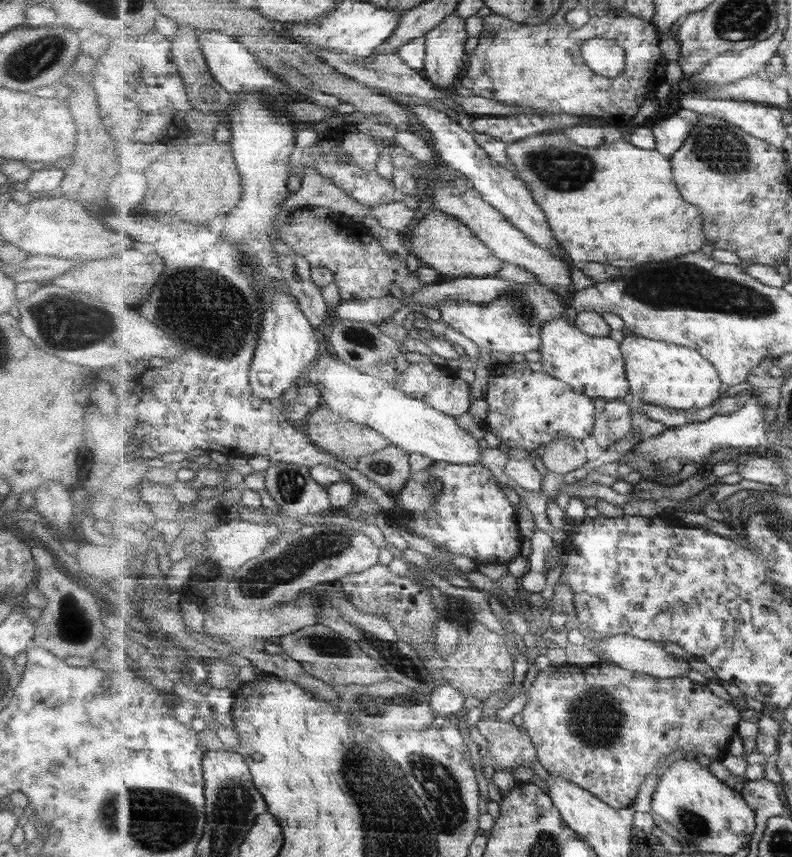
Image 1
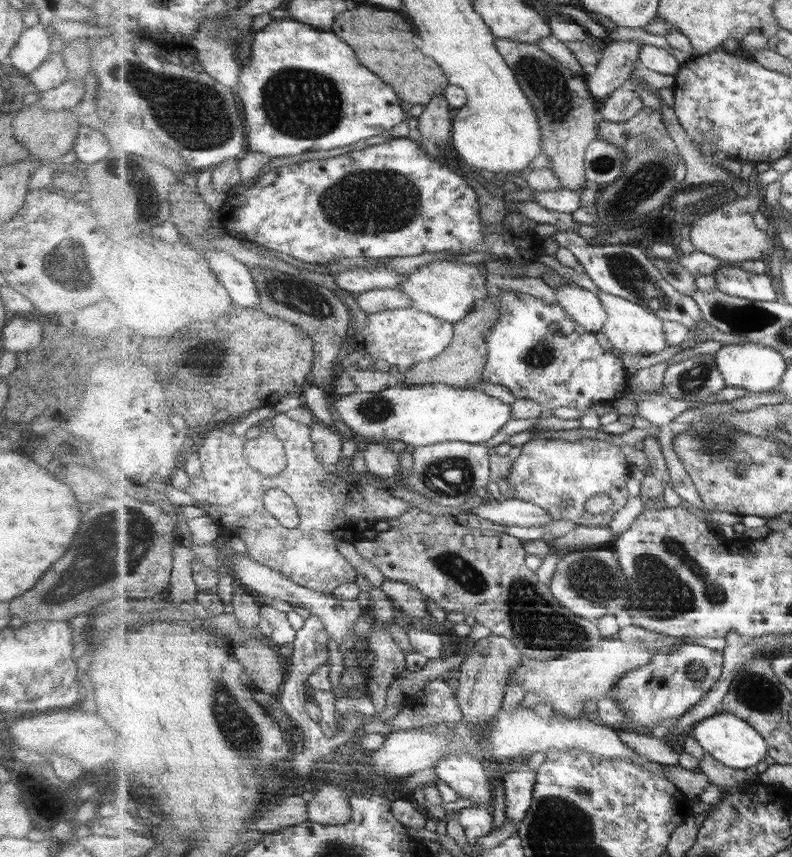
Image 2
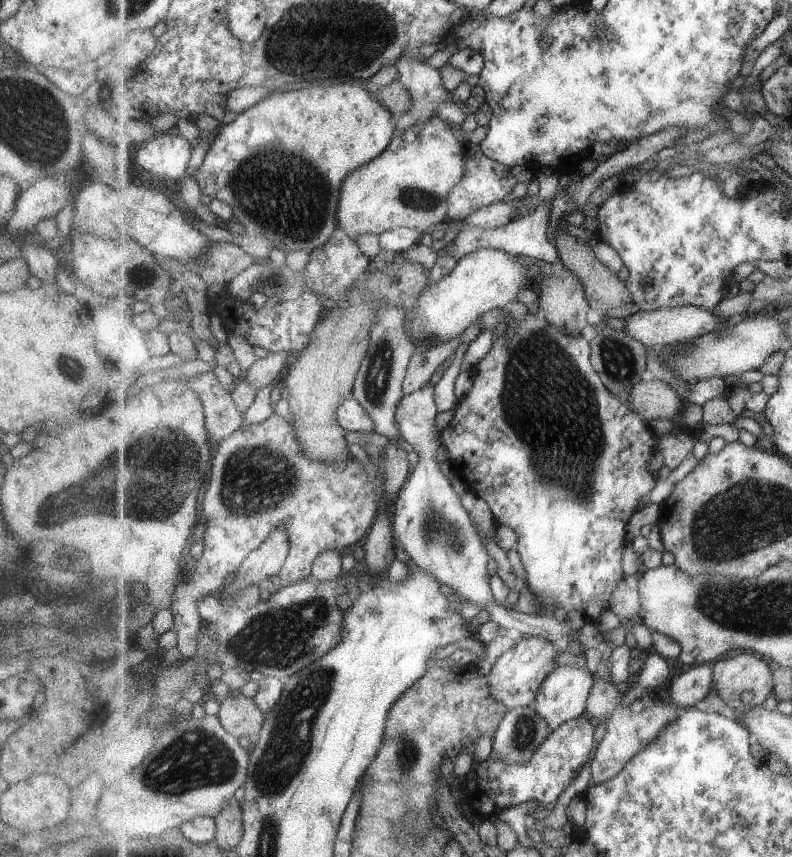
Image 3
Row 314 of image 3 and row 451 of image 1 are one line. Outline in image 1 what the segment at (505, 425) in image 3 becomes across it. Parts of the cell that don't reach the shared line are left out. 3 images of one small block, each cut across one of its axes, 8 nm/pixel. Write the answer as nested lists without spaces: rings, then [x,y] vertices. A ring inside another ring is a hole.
[[[491,364],[487,371],[489,379],[484,400],[488,404],[488,414],[483,425],[499,438],[501,444],[525,449],[533,456],[540,454],[544,445],[558,438],[570,436],[583,440],[594,431],[595,400],[575,392],[566,381],[555,379],[543,371],[533,372],[529,368],[513,370],[507,364]]]

